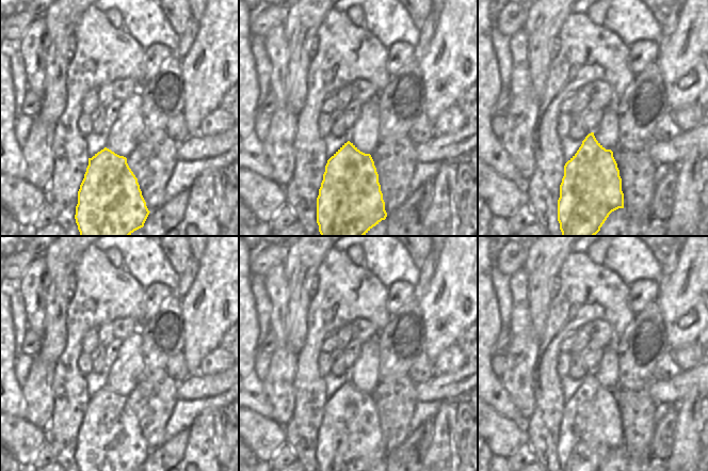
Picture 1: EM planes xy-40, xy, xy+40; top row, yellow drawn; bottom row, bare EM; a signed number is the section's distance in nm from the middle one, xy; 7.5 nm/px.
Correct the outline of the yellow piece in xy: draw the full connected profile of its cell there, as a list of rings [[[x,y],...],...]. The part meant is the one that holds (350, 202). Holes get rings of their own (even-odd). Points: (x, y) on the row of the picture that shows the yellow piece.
[[[344,143],[325,166],[323,180],[317,198],[317,223],[321,236],[365,236],[373,226],[385,220],[387,213],[379,183],[379,174],[370,154],[360,152],[353,143]]]

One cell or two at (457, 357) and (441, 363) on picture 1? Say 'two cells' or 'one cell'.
one cell

